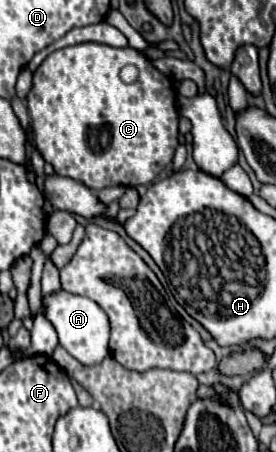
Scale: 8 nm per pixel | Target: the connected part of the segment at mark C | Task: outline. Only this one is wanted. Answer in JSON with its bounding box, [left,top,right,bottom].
[27,42,179,190]

